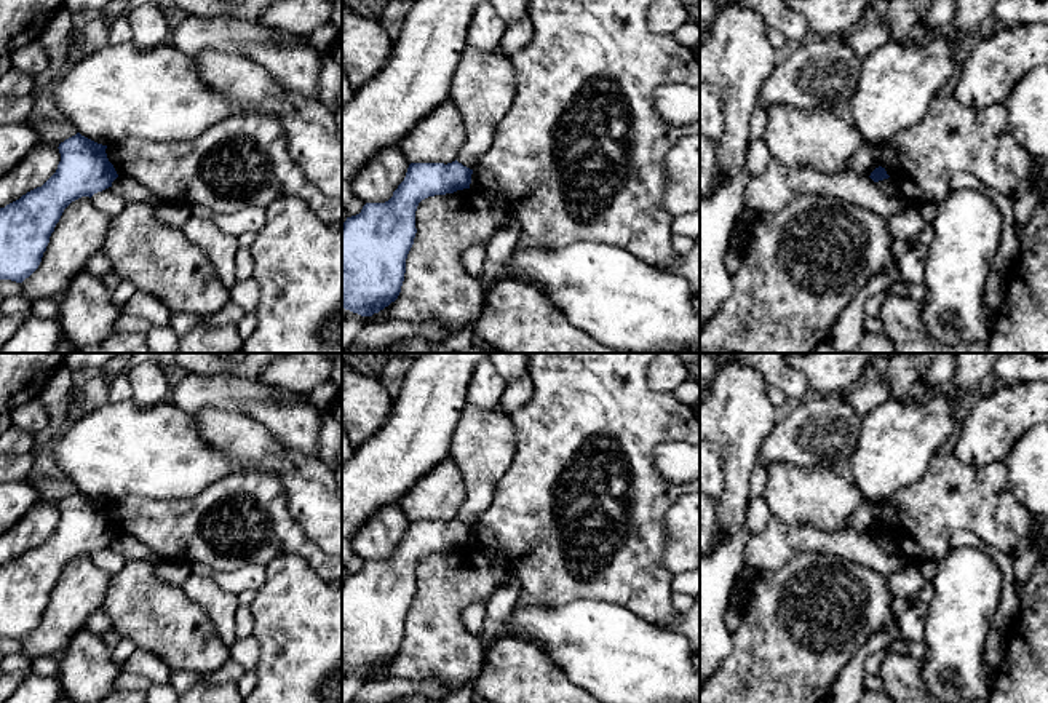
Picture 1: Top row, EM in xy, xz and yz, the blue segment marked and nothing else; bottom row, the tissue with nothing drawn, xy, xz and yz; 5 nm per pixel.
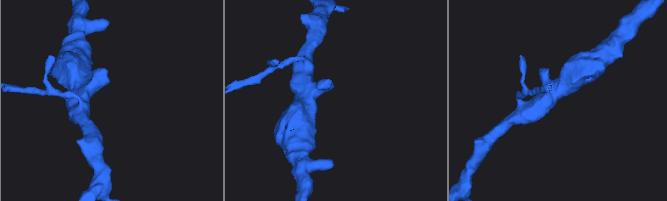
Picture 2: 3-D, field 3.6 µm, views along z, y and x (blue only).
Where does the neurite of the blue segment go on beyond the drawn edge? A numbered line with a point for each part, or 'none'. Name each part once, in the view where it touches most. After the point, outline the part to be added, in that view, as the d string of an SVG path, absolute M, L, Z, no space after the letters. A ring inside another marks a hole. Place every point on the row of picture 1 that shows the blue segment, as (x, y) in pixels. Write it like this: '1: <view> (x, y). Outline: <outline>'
none

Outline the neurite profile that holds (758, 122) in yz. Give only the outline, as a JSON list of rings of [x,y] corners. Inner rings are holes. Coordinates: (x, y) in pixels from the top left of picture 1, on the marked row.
[[[756,109],[749,121],[749,139],[751,141],[764,139],[765,125],[767,125],[767,110]]]

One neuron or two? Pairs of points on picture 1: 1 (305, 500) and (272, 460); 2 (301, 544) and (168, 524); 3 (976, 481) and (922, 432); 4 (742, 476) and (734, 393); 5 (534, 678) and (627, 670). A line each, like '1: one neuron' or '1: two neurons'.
1: one neuron
2: one neuron
3: two neurons
4: one neuron
5: two neurons

